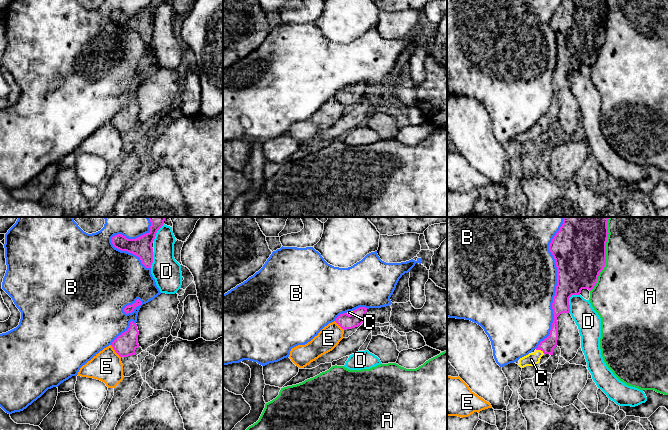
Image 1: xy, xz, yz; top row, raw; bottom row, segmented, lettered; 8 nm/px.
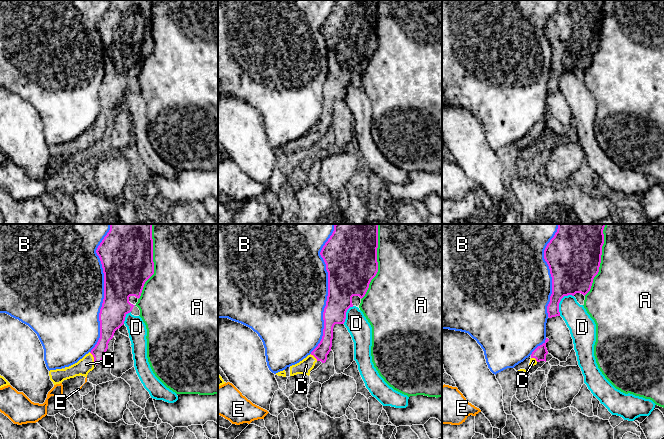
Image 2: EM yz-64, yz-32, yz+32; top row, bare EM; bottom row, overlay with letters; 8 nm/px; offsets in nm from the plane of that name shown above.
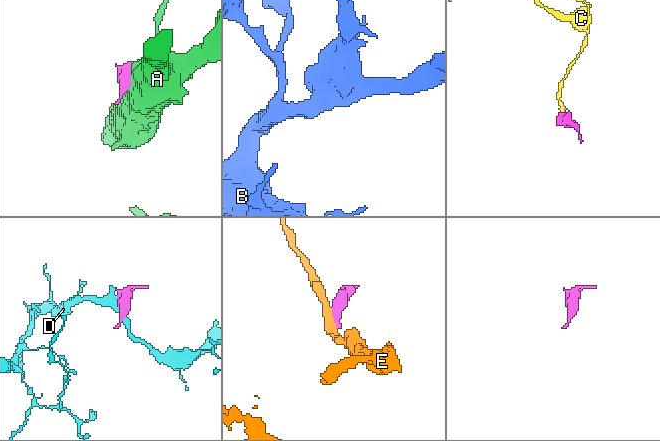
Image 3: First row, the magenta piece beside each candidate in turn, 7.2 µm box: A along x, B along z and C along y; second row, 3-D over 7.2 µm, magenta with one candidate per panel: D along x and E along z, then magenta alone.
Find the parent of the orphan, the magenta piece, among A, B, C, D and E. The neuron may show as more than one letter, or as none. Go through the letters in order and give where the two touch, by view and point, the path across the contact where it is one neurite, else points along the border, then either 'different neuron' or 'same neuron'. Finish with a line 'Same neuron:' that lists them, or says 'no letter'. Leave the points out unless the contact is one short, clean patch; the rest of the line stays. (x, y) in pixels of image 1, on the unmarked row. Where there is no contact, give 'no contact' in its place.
A: meets magenta in yz at (605, 34); different neuron
B: meets magenta in yz at (556, 63); different neuron
C: meets magenta in yz at (540, 125); runs through yz (548, 120), (540, 125), (531, 135); same neuron
D: meets magenta in yz at (568, 76); different neuron
E: meets magenta in xy at (115, 127); different neuron
Same neuron: C

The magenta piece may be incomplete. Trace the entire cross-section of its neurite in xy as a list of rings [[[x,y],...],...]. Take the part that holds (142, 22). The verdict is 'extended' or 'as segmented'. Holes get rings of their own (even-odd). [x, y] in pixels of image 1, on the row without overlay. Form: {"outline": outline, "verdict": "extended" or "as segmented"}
{"outline": [[[151,0],[150,8],[136,15],[128,15],[125,12],[118,10],[112,13],[111,18],[115,24],[136,31],[140,34],[142,40],[146,44],[151,44],[153,39],[152,19],[157,7],[162,2],[163,0]]], "verdict": "as segmented"}

